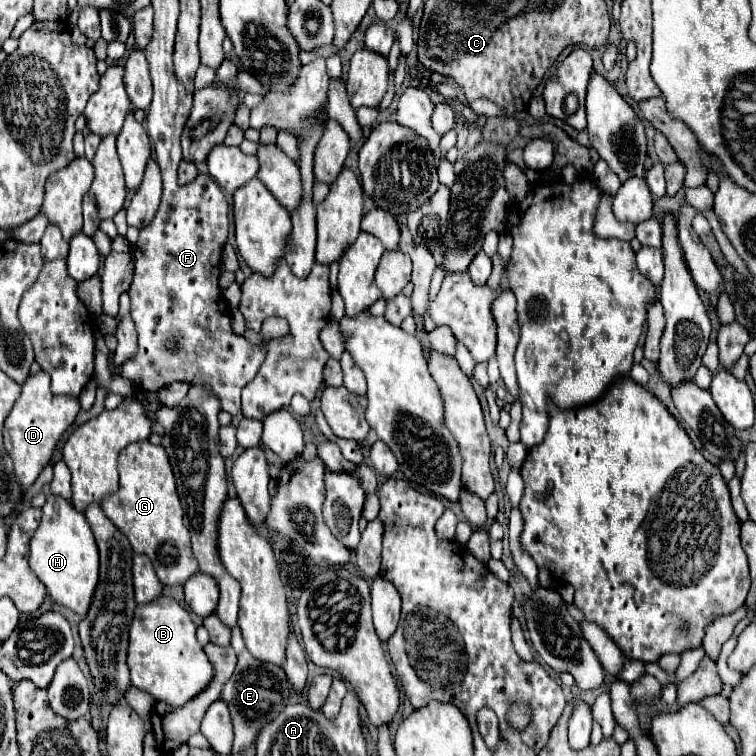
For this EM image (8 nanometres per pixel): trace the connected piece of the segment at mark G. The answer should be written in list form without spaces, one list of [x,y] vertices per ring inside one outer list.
[[[137,441],[119,453],[117,469],[119,489],[102,500],[101,508],[117,529],[127,535],[133,551],[151,559],[163,585],[183,585],[199,567],[191,553],[189,531],[183,523],[183,507],[165,449],[149,441]]]

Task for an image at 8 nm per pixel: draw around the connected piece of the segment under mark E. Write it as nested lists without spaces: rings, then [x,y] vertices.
[[[237,625],[231,631],[231,647],[235,649],[239,663],[237,663],[237,669],[231,675],[231,679],[225,683],[221,697],[229,703],[229,709],[231,709],[233,727],[235,727],[233,753],[239,753],[239,751],[247,749],[259,735],[261,727],[265,723],[269,723],[269,719],[273,719],[273,715],[277,715],[277,711],[281,711],[289,703],[291,687],[289,687],[289,679],[281,667],[263,663],[247,651],[243,637],[241,637],[241,629]]]

